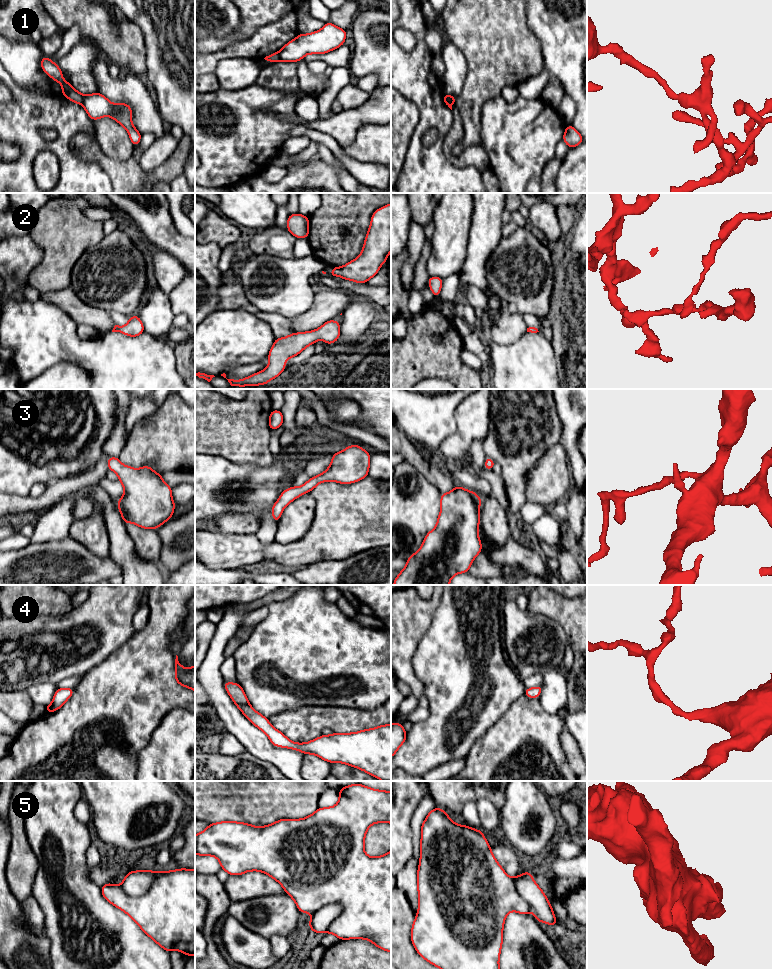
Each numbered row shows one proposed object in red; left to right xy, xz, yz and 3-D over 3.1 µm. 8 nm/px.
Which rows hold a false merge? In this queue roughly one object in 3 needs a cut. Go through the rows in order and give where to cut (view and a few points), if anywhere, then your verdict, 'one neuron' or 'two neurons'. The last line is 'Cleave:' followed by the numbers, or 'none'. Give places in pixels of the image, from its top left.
1: cut xy (84, 95), (81, 103); two neurons
2: cut none; one neuron
3: cut none; one neuron
4: cut none; one neuron
5: cut xz (338, 902), (341, 905), (341, 912), (331, 922), (327, 931); two neurons
Cleave: 1, 5

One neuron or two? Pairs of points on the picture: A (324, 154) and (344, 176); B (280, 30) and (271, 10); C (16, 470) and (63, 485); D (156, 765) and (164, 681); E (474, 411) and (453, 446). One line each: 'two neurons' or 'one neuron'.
A: one neuron
B: two neurons
C: two neurons
D: two neurons
E: one neuron

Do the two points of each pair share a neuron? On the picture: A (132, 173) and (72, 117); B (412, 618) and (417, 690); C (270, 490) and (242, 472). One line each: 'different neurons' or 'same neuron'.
A: different neurons
B: same neuron
C: same neuron

